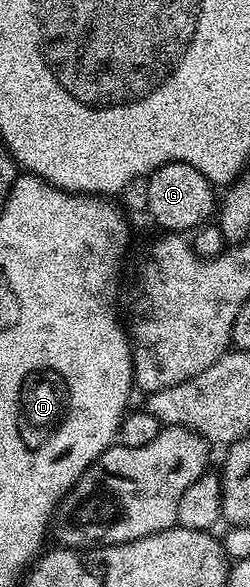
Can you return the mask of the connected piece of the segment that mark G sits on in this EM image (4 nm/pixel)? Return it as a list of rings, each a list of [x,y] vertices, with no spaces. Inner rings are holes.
[[[166,162],[147,177],[150,186],[147,215],[156,224],[161,224],[168,234],[188,234],[209,223],[218,208],[217,189],[194,166],[186,162]],[[189,231],[189,232],[188,232]]]

